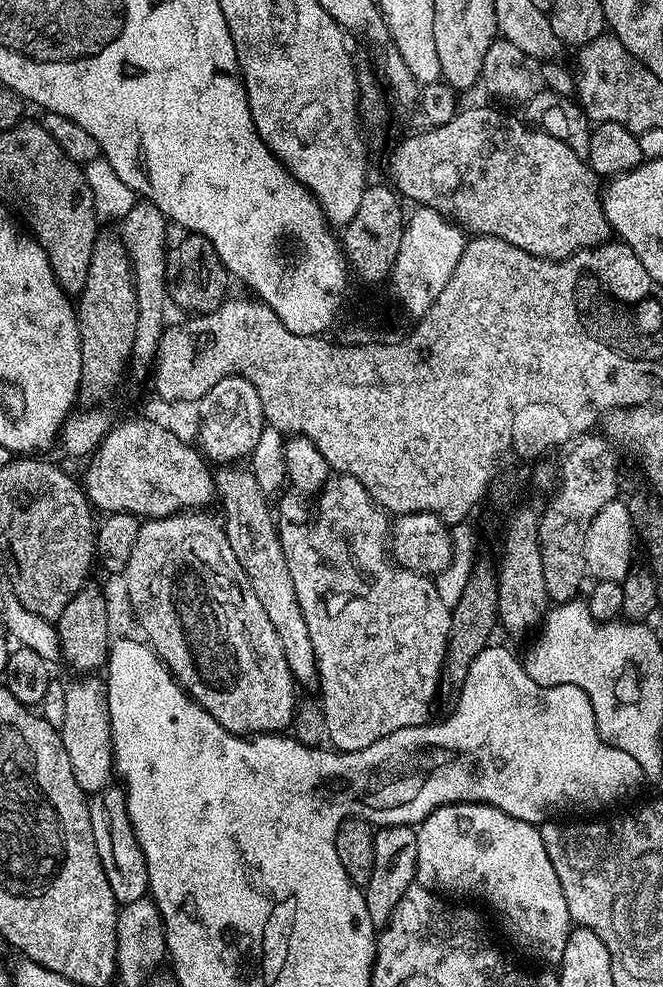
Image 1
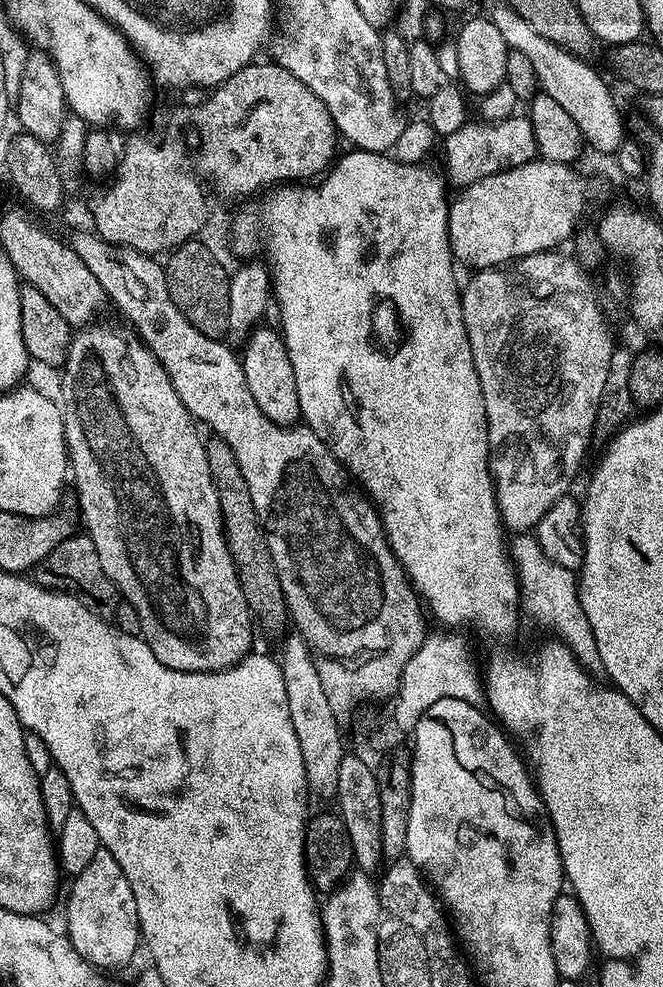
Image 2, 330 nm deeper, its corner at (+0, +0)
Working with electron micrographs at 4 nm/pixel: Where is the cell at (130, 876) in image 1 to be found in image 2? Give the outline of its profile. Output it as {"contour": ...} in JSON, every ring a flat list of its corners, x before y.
{"contour":[[100,847,90,864,74,876,68,892,68,928,66,935,72,948,93,968,120,968,132,960,142,937,138,922,138,906,126,882,126,874,111,854]]}

